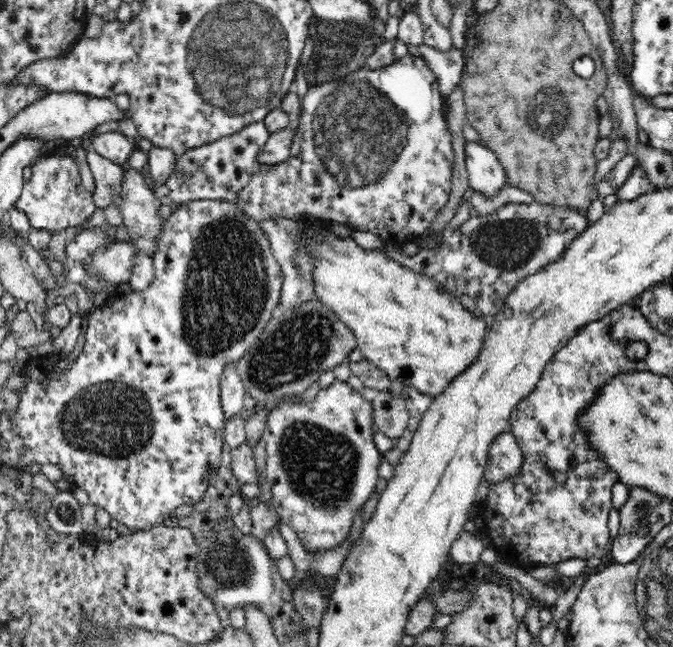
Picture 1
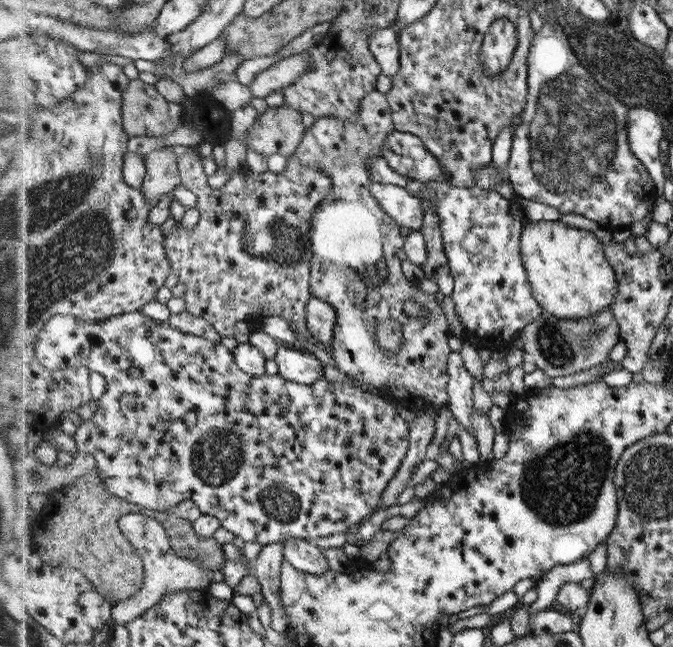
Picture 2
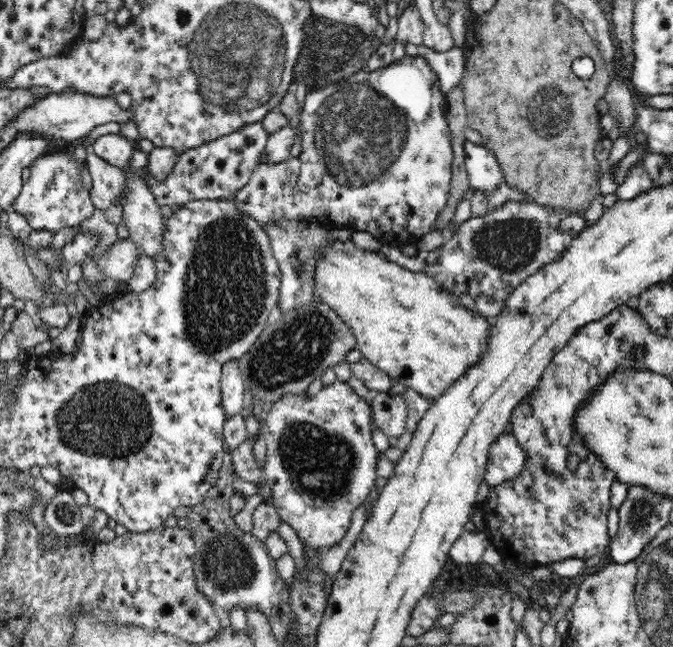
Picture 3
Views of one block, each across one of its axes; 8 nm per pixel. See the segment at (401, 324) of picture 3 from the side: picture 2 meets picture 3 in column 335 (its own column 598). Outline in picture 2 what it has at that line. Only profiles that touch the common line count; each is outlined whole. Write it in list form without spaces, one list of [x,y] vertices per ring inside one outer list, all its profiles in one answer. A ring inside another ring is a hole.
[[[559,220],[530,221],[521,231],[520,250],[533,294],[547,313],[556,318],[590,318],[613,306],[617,276],[592,232],[571,228]]]

